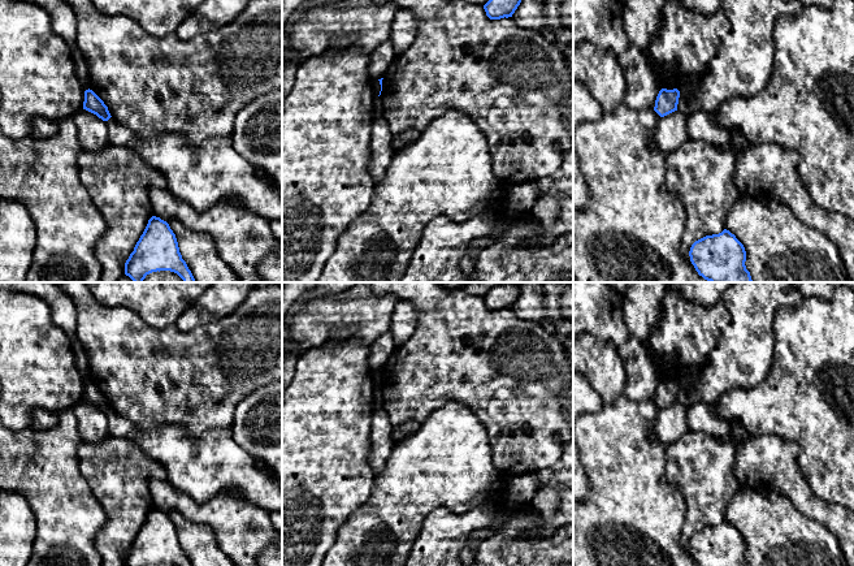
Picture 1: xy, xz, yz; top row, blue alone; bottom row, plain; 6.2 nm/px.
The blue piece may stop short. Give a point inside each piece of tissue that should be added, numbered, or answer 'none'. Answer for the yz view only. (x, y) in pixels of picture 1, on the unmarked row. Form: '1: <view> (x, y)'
none

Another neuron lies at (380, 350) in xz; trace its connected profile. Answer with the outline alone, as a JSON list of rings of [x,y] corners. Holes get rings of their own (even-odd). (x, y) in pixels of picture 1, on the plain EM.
[[[390,332],[381,334],[376,341],[373,341],[369,346],[368,358],[372,370],[383,370],[395,349],[396,345]]]

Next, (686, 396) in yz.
[[[680,385],[677,402],[680,402],[684,407],[689,407],[697,401],[698,398],[693,385]]]

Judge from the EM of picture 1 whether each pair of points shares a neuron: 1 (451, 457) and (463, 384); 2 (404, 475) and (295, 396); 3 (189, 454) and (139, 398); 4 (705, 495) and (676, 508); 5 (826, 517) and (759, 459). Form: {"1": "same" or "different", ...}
{"1": "different", "2": "different", "3": "different", "4": "different", "5": "same"}

